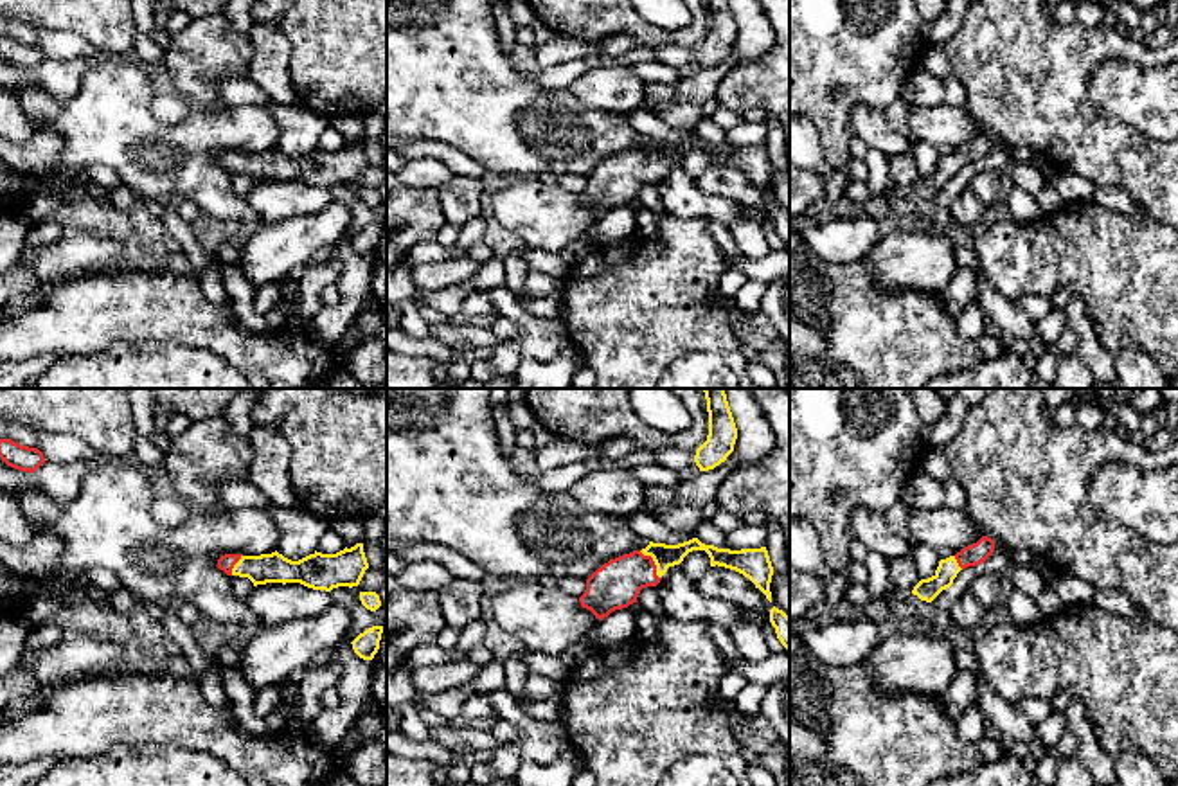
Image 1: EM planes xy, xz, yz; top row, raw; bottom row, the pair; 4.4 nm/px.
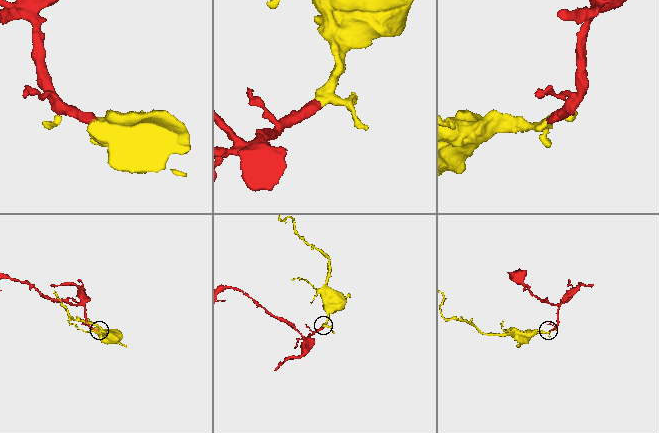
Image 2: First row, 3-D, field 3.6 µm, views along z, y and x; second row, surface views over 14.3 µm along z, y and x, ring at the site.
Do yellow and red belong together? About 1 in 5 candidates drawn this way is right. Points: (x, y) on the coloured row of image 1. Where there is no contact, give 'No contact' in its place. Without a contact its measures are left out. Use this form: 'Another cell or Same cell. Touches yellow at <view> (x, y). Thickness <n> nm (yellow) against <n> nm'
Same cell. Touches yellow at xz (653, 560). Thickness 110 nm (yellow) against 220 nm

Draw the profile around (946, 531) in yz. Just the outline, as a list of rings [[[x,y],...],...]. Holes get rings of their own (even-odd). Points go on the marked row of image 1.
[[[948,505],[937,509],[910,507],[908,531],[917,545],[933,549],[939,559],[955,556],[984,536],[966,509],[951,509]]]

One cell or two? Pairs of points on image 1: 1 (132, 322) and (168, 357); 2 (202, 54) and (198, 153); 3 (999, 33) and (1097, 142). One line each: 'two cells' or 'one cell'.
1: two cells
2: two cells
3: one cell

